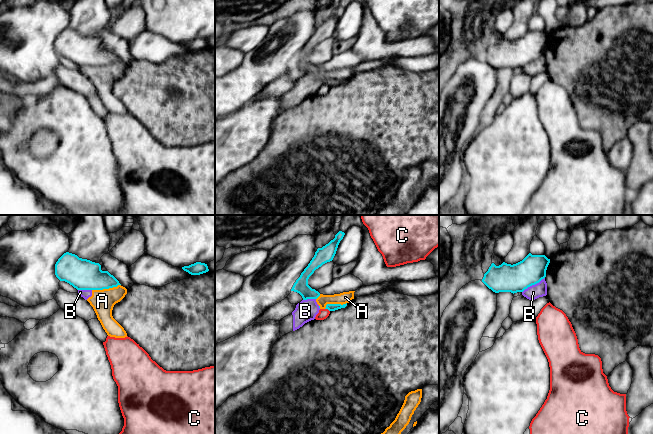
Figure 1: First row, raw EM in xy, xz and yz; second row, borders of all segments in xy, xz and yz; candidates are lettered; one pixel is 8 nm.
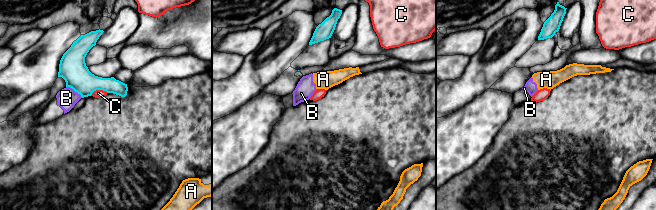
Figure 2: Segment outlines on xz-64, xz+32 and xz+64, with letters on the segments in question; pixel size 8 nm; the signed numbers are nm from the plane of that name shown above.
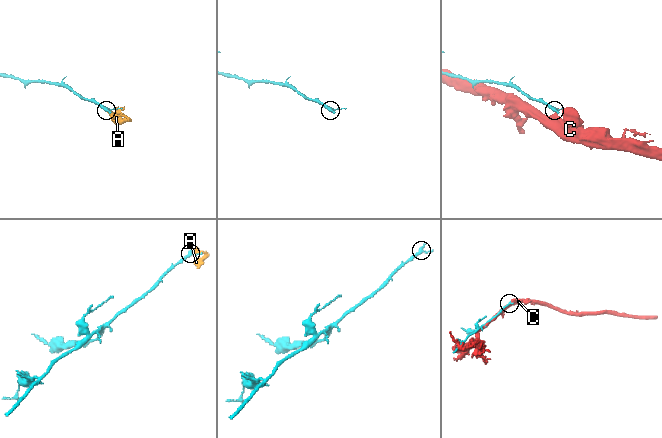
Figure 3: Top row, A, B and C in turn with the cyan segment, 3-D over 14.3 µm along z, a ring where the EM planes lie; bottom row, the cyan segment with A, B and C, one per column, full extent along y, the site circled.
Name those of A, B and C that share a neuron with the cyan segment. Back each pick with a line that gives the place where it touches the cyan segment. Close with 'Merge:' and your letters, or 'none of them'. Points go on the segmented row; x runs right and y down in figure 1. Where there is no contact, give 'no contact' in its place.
Merge: none of them

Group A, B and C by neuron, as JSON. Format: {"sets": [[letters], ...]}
{"sets": [["A", "B"], ["C"]]}

